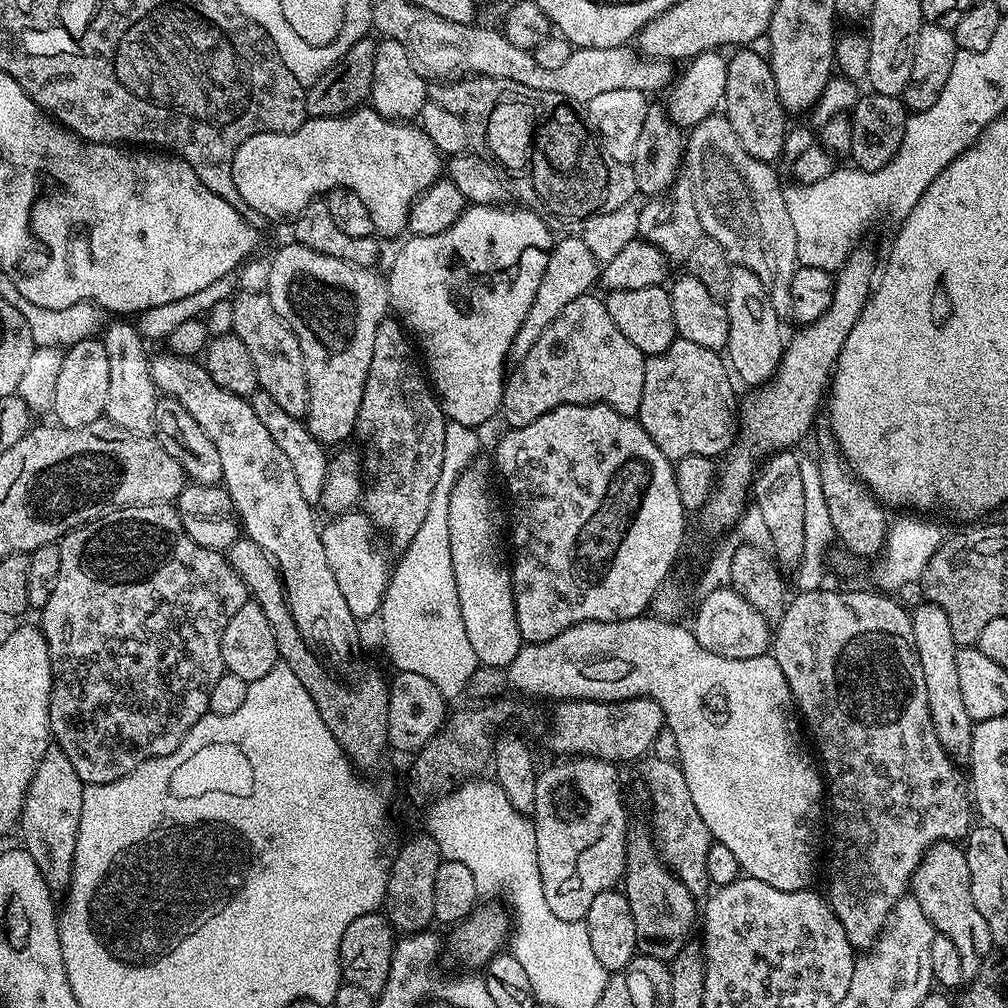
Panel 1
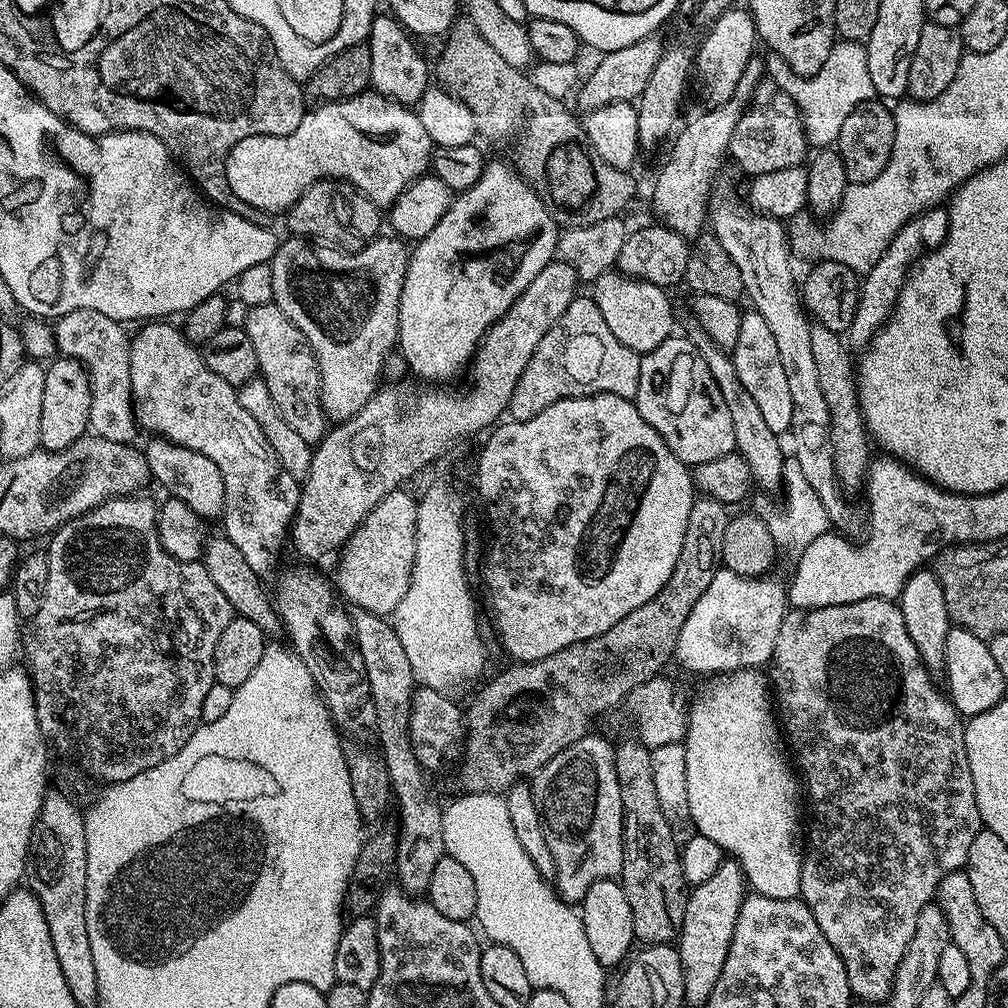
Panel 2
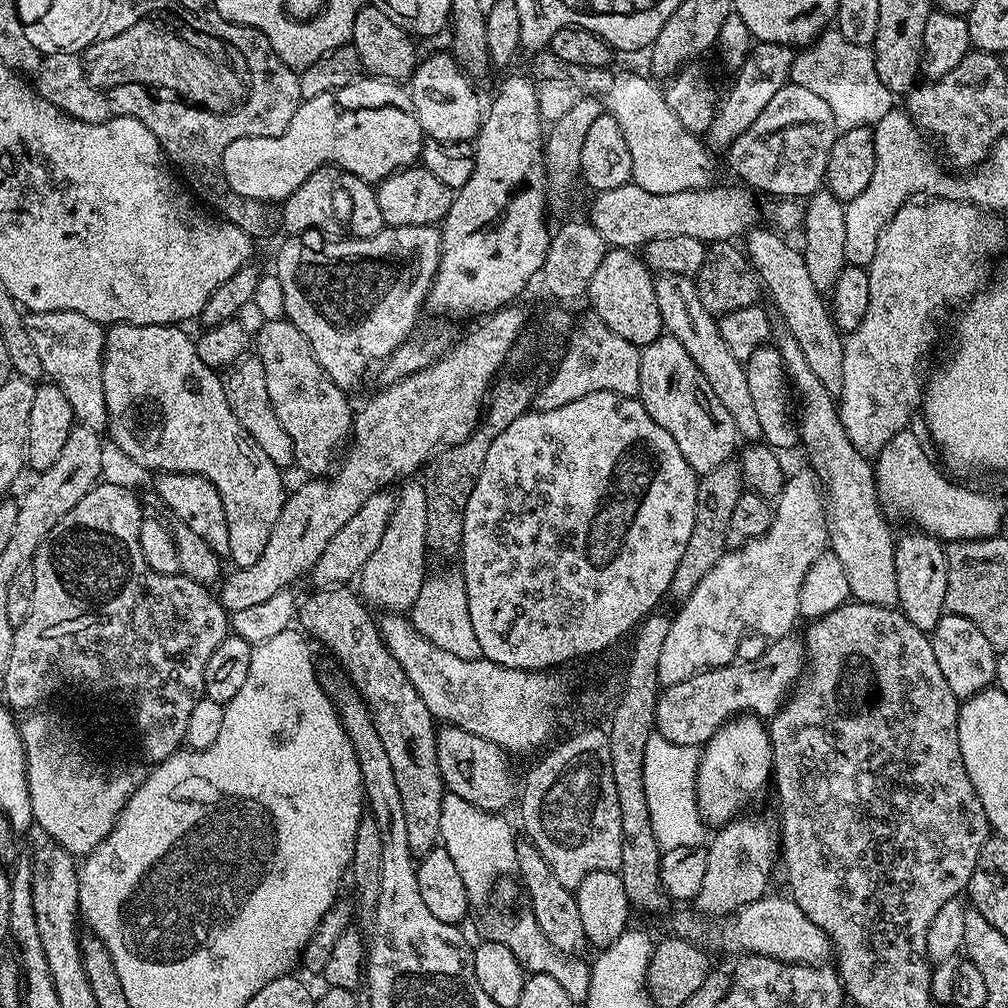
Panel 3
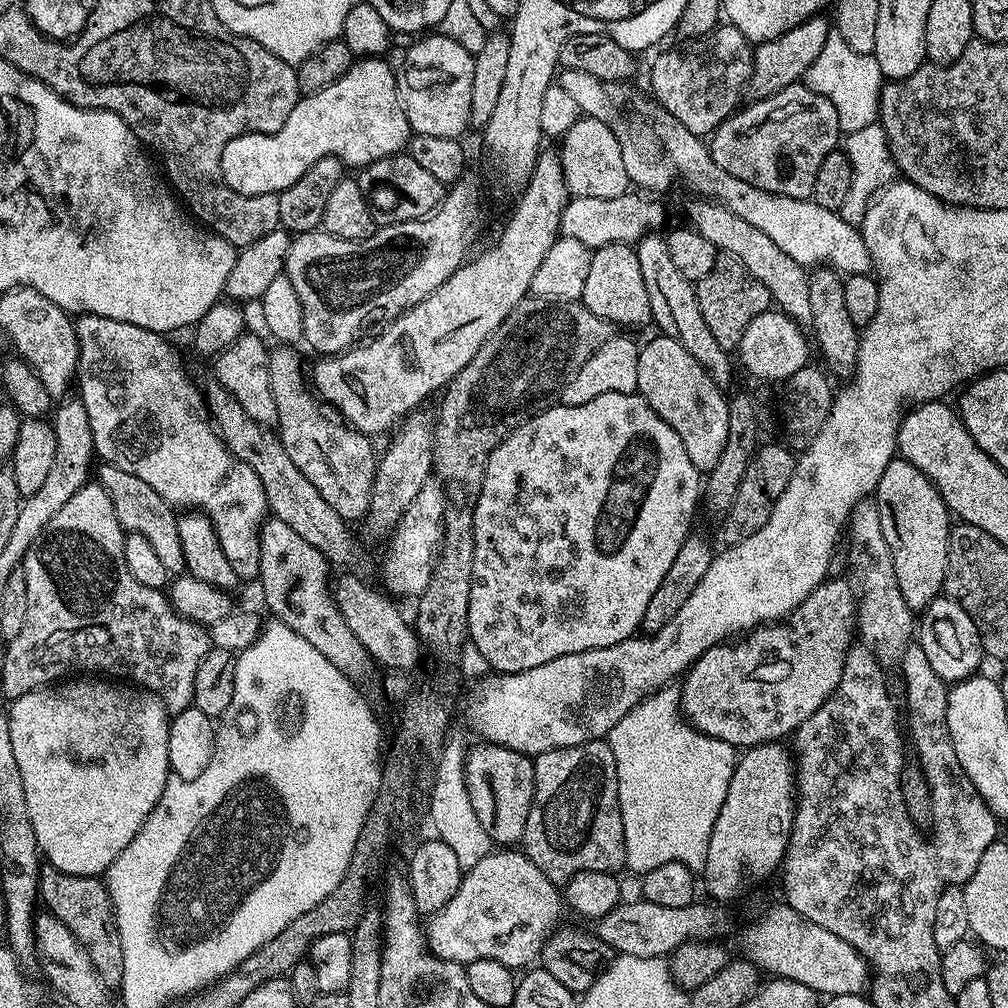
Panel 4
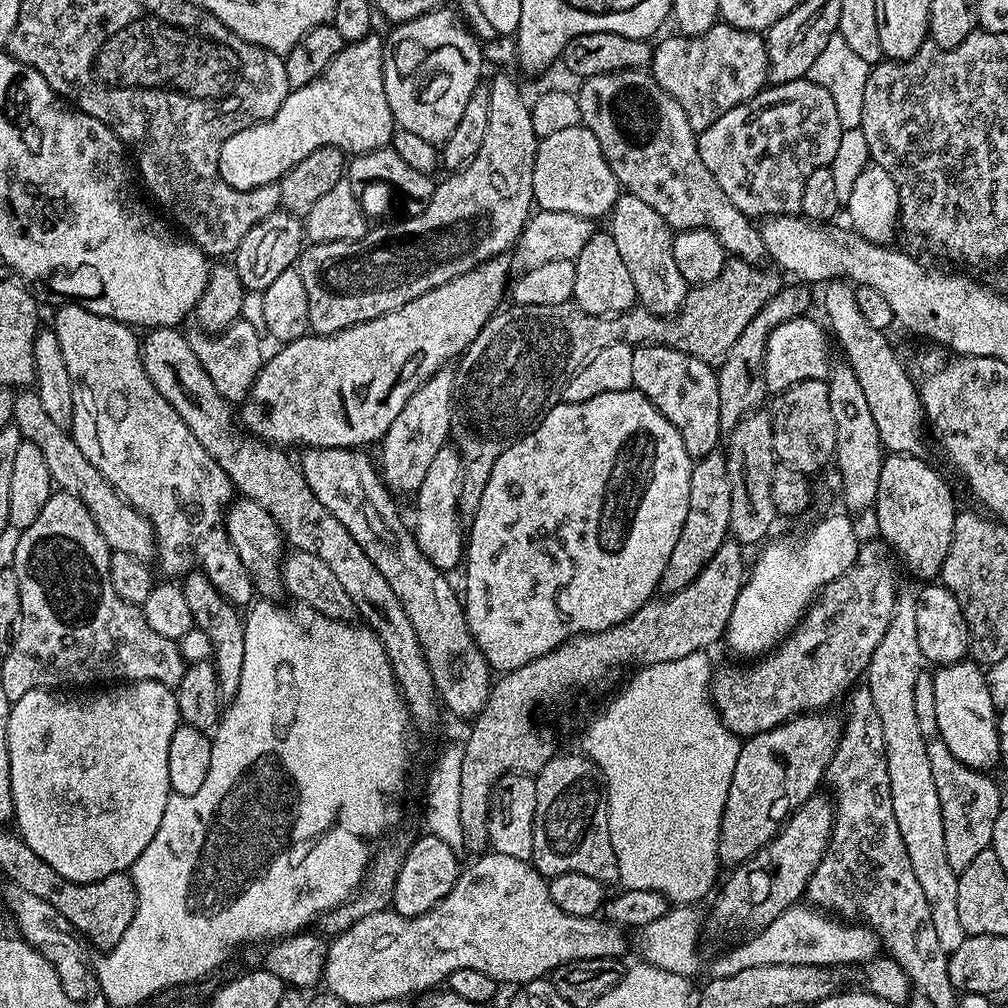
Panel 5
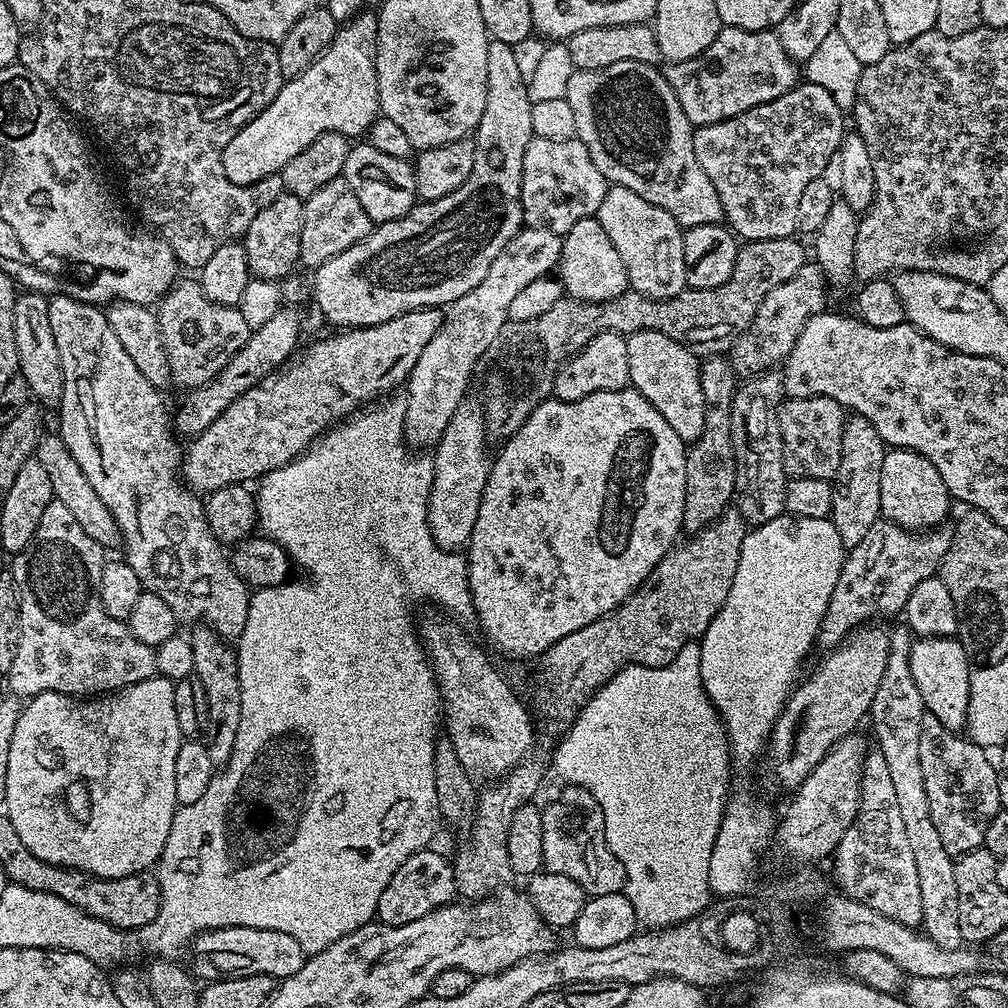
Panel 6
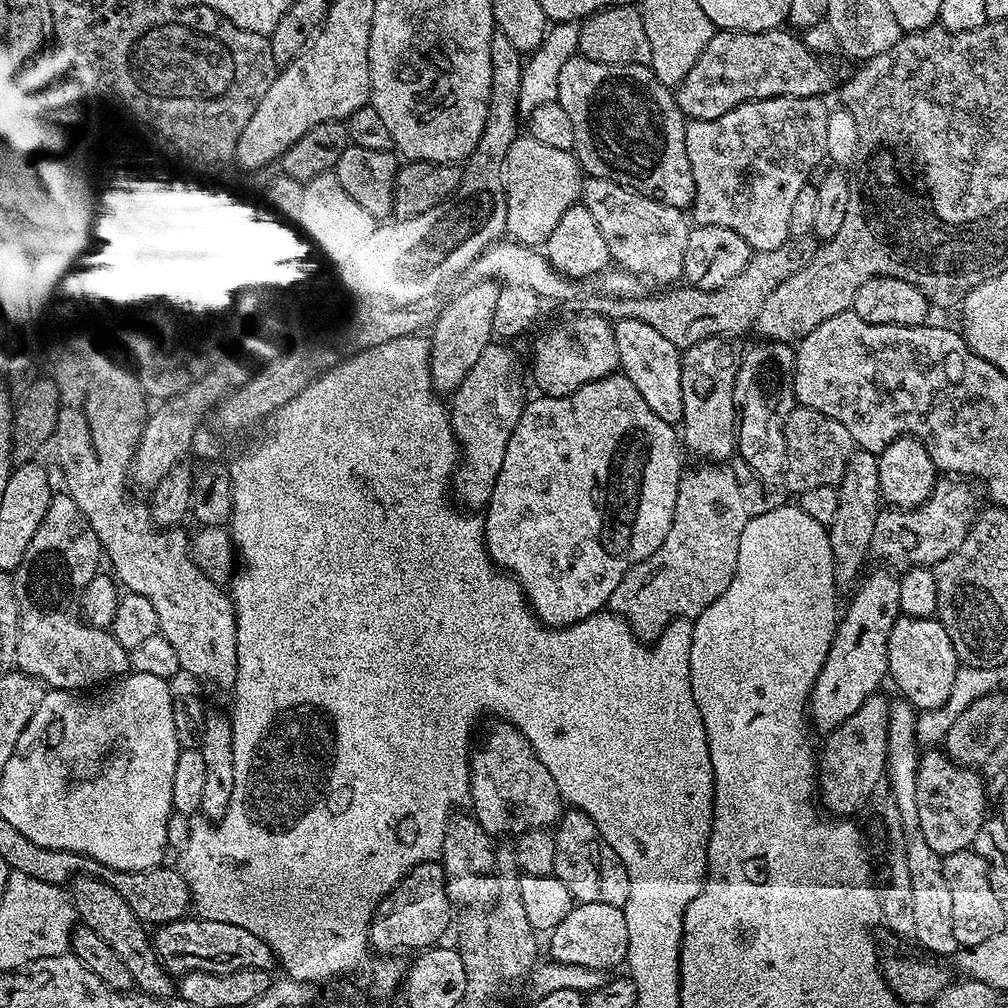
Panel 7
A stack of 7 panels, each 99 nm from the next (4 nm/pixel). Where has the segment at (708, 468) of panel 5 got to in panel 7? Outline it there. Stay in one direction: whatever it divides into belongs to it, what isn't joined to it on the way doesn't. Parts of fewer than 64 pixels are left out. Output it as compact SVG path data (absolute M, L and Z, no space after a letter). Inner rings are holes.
M723 336L706 338L683 349L682 366L682 444L704 462L728 462L736 451L738 413L734 402L734 386L741 357L732 349L733 341Z

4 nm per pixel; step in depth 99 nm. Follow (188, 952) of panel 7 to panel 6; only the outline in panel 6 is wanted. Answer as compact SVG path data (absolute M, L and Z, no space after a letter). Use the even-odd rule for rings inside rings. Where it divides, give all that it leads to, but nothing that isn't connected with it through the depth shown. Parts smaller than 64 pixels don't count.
M250 926L210 928L207 932L200 932L190 945L191 952L192 957L186 960L187 967L193 977L204 982L242 978L254 974L270 976L273 981L279 982L298 974L306 959L302 946L298 946L298 942L290 938L290 934L282 934L282 930Z

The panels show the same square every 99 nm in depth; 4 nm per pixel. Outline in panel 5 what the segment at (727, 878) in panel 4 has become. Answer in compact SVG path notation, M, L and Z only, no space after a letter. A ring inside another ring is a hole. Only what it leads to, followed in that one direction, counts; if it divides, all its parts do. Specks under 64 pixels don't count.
M831 711L806 712L803 716L795 716L785 724L774 726L774 730L766 730L762 734L747 737L740 745L738 762L734 762L734 778L730 778L730 790L726 798L726 806L722 814L718 855L721 865L735 866L745 860L762 846L774 839L793 812L797 812L810 797L817 795L824 784L824 772L832 761L836 747L840 741L842 720L838 715L831 716Z

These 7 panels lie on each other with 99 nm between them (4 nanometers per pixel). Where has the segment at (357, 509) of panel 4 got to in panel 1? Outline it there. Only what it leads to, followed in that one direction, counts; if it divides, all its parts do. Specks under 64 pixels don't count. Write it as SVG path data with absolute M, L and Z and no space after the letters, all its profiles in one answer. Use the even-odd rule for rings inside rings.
M241 291L232 300L232 333L242 338L242 343L254 362L254 374L258 374L259 391L270 394L286 414L303 417L308 410L308 382L306 362L302 358L302 346L294 338L294 330L274 310L267 291Z

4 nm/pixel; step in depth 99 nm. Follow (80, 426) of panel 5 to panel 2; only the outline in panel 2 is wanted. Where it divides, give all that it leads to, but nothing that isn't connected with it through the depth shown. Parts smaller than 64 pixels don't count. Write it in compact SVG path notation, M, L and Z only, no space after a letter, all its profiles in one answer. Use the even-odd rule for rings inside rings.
M148 322L141 328L144 329L137 336L133 335L130 340L130 390L132 391L132 410L136 413L137 425L143 431L145 428L146 431L152 432L148 434L155 434L157 437L170 440L178 446L189 448L206 458L210 458L210 462L214 462L214 466L218 466L218 470L222 470L222 482L226 490L222 517L223 535L227 536L230 542L234 542L234 546L238 546L242 558L246 558L246 562L250 562L250 570L261 574L267 573L267 568L276 560L276 551L279 550L280 543L283 540L285 543L286 537L289 535L292 520L296 516L296 507L300 501L301 485L290 474L286 474L282 462L278 462L278 454L274 454L270 442L266 442L266 434L262 434L262 426L258 426L258 422L254 422L254 418L250 418L250 413L242 407L242 402L238 402L238 394L234 385L225 382L223 378L218 378L218 374L214 374L214 370L210 370L210 366L206 366L203 351L197 345L191 344L177 325L175 328L172 322Z

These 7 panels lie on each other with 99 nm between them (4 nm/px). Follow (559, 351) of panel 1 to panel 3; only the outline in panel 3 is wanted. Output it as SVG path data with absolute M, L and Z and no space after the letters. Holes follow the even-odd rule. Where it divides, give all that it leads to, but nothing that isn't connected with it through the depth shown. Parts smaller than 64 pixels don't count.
M589 318L579 321L578 327L573 331L558 363L555 365L553 374L549 380L545 379L536 394L535 407L541 412L546 410L558 410L558 406L566 406L566 402L574 402L586 394L595 392L613 392L619 396L633 398L640 395L640 354L641 349L636 348L626 338L618 338L618 334L611 332L600 320Z

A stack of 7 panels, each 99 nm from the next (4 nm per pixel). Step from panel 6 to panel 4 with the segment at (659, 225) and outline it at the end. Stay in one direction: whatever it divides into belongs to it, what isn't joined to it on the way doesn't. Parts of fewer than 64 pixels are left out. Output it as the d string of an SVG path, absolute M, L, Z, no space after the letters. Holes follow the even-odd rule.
M649 234L642 237L635 245L638 256L638 267L642 270L642 282L646 282L646 294L650 294L651 323L657 324L663 335L674 338L710 374L716 384L727 386L732 380L732 360L729 349L718 346L714 334L702 319L702 312L698 310L696 285L691 280L682 278L678 266L670 259L667 239L660 234Z

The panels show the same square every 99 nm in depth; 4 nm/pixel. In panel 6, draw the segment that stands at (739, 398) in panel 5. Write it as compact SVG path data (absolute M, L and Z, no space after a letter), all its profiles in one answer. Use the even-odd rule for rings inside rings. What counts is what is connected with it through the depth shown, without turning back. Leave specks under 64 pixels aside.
M815 262L804 263L794 278L786 278L782 286L774 286L774 290L762 298L762 306L758 306L758 314L754 314L750 326L746 326L746 330L731 346L730 359L737 377L757 376L759 372L783 365L790 350L794 350L794 342L798 342L806 322L829 307L828 291L830 285L824 279L820 265Z

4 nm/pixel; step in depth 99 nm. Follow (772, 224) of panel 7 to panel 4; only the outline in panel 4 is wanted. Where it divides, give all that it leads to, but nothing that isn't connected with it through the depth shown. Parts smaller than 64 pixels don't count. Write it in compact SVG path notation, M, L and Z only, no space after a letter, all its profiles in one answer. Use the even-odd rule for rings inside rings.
M804 82L786 86L786 90L765 100L753 100L747 106L749 108L741 107L735 113L736 136L716 134L711 137L714 162L718 162L726 174L740 178L750 186L758 186L758 190L782 194L786 198L809 199L822 158L837 151L842 140L837 110L826 97L812 92ZM795 120L808 120L808 136L752 136L767 124L788 128Z

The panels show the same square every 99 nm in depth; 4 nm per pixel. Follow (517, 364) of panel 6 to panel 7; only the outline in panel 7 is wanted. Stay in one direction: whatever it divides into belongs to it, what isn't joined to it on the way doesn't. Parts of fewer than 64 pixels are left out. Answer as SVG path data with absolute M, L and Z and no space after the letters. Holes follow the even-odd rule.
M794 236L782 246L777 246L774 250L755 253L752 261L738 274L738 278L726 282L726 286L718 286L718 290L698 290L687 286L676 286L665 296L647 296L641 294L637 297L614 298L603 294L595 294L585 302L583 311L588 314L603 316L609 322L634 318L638 322L646 322L646 326L658 330L662 338L667 338L674 342L678 349L689 348L706 338L723 336L725 338L737 338L744 331L751 329L758 318L758 310L762 310L762 302L770 298L770 294L790 274L798 274L802 266L814 258L818 247L815 236Z

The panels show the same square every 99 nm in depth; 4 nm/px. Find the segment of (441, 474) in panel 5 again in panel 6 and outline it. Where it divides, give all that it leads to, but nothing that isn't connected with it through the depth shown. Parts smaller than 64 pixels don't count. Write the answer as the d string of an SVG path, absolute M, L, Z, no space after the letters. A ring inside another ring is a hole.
M465 398L458 410L454 410L450 426L446 426L442 438L434 445L432 456L434 482L430 486L428 521L434 542L443 552L460 552L474 530L474 518L478 518L478 506L494 459L493 453L488 453L488 443L490 437L484 426L483 404L479 399Z

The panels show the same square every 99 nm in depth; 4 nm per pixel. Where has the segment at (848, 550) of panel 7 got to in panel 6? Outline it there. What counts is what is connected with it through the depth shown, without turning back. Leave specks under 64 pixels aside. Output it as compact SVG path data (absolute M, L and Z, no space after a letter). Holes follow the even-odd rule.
M855 414L844 421L842 430L842 456L832 486L831 522L838 530L845 549L858 546L866 538L870 526L881 519L880 499L882 498L882 462L886 445L878 438L878 430L870 426L866 418Z

